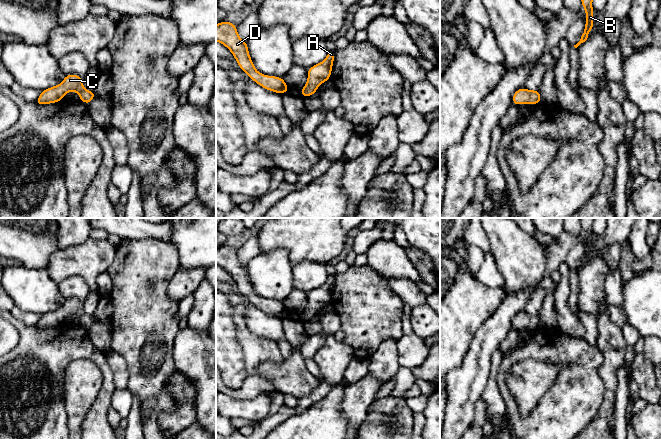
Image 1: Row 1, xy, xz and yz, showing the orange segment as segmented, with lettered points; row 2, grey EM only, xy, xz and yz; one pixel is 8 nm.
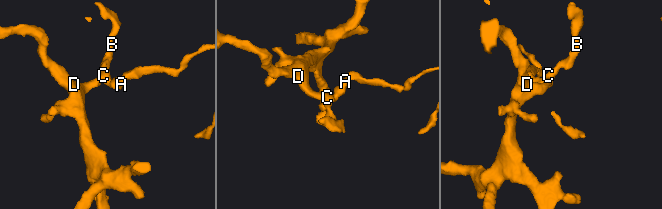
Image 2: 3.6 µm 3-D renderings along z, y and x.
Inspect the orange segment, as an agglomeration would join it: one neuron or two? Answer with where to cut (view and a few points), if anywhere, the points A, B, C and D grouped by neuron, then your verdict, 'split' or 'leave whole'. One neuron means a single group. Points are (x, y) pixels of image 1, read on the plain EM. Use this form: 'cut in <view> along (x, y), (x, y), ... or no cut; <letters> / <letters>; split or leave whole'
no cut; A B C D; leave whole

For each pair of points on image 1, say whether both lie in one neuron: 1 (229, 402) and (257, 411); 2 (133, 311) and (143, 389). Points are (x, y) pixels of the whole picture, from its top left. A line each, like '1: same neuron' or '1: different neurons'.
1: same neuron
2: same neuron

